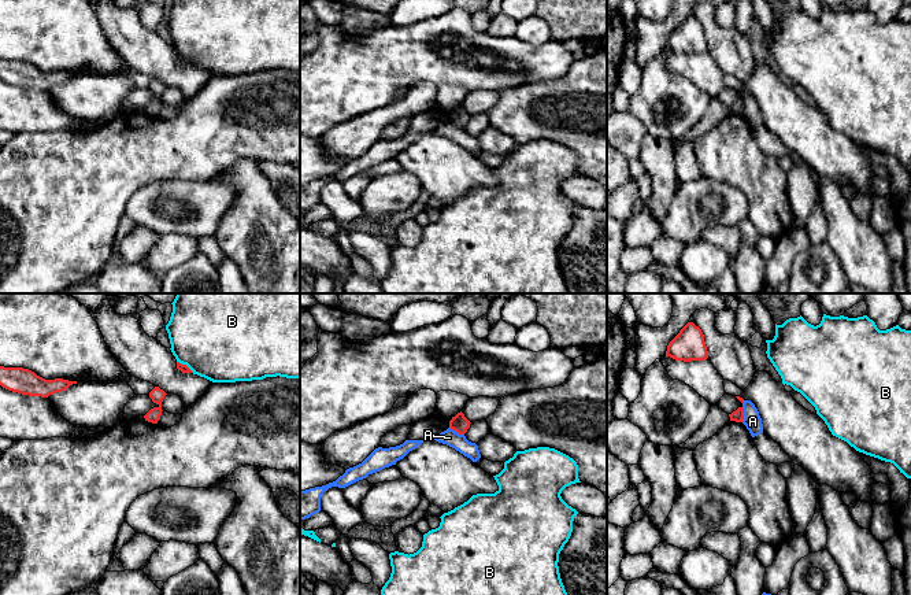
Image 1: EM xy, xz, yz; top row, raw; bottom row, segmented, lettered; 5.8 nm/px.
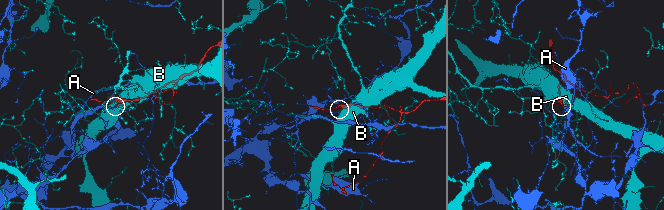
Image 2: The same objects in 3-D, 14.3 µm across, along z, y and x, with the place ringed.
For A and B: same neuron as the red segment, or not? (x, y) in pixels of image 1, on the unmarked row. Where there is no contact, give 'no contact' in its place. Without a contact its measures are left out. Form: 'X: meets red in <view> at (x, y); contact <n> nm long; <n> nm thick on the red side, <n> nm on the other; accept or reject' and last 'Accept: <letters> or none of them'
A: meets red in yz at (743, 107); contact 100 nm long; 70 nm thick on the red side, 100 nm on the other; reject
B: meets red in xy at (185, 58); contact 120 nm long; 50 nm thick on the red side, 440 nm on the other; reject
Accept: none of them

